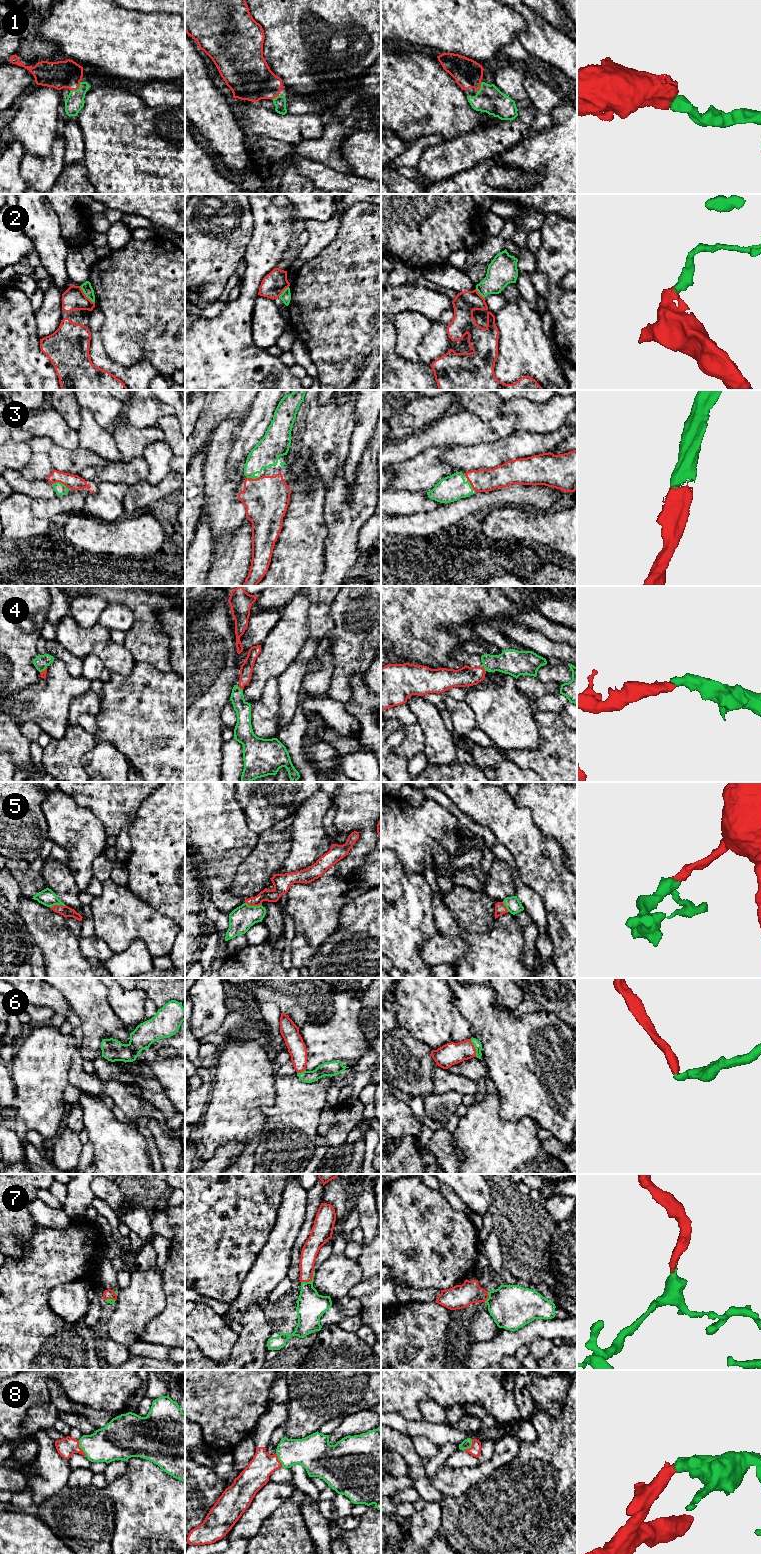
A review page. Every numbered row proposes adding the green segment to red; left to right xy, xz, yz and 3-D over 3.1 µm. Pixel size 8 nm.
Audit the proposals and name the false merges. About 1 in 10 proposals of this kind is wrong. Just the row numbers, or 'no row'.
2

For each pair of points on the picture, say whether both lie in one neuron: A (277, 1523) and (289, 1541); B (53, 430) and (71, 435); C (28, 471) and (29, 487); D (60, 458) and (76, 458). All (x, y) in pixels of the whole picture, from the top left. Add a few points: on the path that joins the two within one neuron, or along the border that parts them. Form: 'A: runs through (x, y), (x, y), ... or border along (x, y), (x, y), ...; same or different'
A: runs through (281, 1527), (284, 1530), (285, 1537); same
B: runs through (57, 430), (62, 435), (67, 435); same
C: border along (20, 471), (27, 479), (36, 481); different
D: runs through (64, 458), (72, 458); same

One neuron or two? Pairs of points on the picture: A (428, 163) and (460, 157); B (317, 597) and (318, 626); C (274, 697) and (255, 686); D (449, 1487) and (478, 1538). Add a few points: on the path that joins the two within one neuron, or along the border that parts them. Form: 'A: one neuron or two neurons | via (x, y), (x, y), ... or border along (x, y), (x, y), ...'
A: one neuron | via (436, 163), (452, 157)
B: one neuron | via (317, 604), (318, 619)
C: two neurons | border along (277, 676), (266, 682), (262, 694), (251, 705)
D: two neurons | border along (474, 1483), (456, 1496), (444, 1495), (432, 1486)

